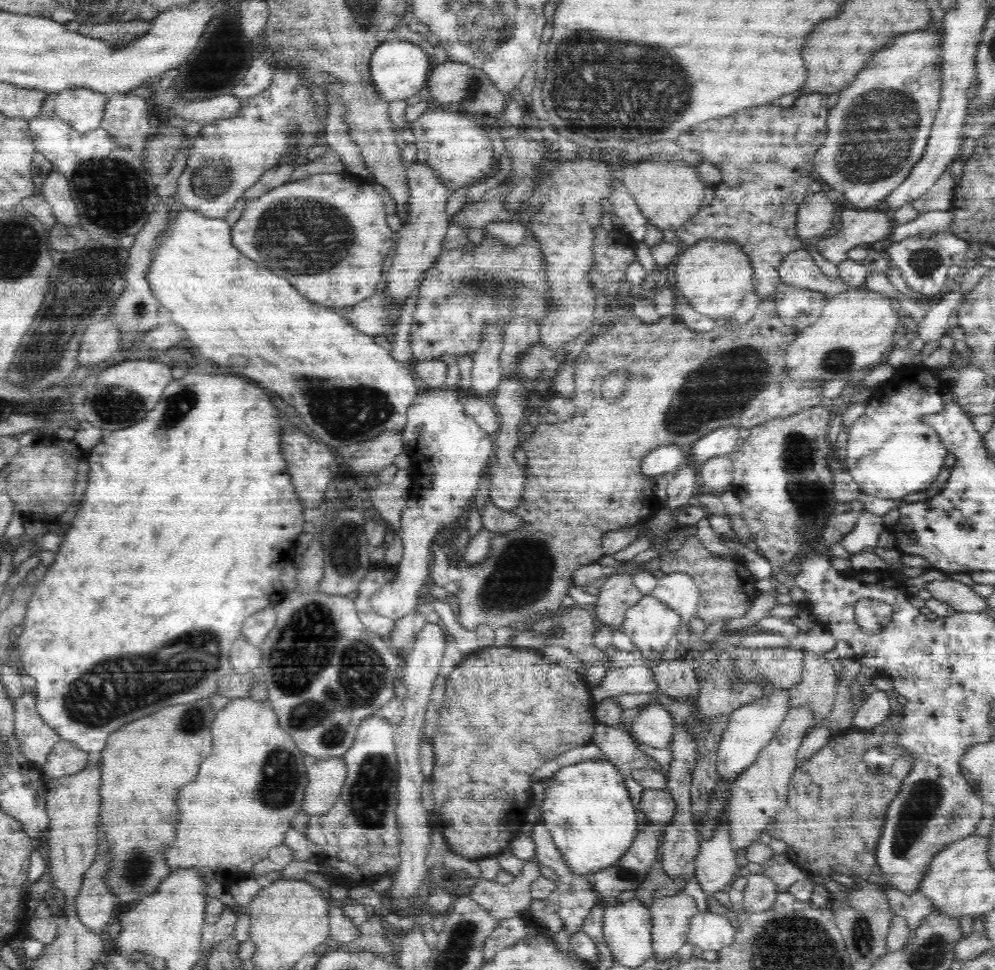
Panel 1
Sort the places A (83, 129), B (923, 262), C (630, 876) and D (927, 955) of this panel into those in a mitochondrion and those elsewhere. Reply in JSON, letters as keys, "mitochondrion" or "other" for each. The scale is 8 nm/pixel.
{"A":"other","B":"mitochondrion","C":"mitochondrion","D":"mitochondrion"}

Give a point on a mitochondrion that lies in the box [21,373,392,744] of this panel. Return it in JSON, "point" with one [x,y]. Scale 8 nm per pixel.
{"point":[145,678]}

